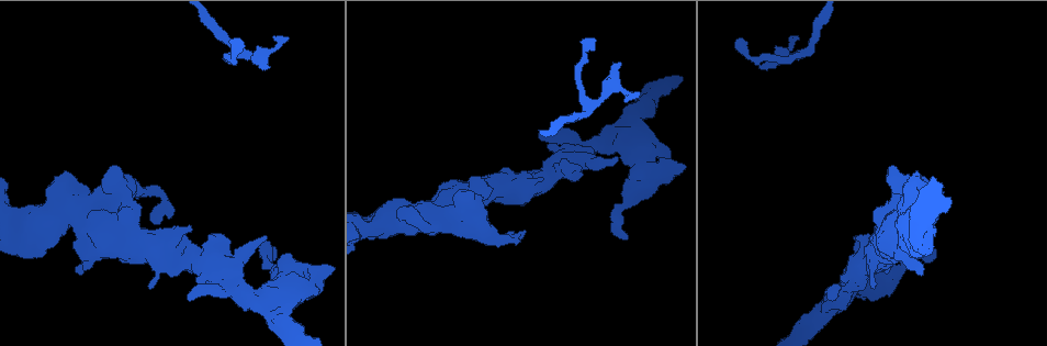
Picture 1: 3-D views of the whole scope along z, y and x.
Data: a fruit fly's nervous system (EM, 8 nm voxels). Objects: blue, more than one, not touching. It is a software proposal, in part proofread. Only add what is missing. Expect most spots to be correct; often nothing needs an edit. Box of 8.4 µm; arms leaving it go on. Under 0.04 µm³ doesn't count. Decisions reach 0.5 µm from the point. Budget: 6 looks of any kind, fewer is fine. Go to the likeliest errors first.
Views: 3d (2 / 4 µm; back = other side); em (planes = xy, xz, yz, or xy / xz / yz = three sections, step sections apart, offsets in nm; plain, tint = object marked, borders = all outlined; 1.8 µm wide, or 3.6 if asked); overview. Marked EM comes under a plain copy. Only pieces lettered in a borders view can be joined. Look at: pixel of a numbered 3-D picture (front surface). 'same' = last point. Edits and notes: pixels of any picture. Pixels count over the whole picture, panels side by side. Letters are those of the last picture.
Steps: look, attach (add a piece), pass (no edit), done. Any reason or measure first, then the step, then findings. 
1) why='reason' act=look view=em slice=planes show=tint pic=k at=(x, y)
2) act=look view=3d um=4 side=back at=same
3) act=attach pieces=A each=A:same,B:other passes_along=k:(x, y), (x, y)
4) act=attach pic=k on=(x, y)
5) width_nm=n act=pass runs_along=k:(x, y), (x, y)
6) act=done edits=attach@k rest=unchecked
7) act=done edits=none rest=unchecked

why='an open end' act=look view=em slice=xy step=4 show=borders pic=1 at=(267, 66)

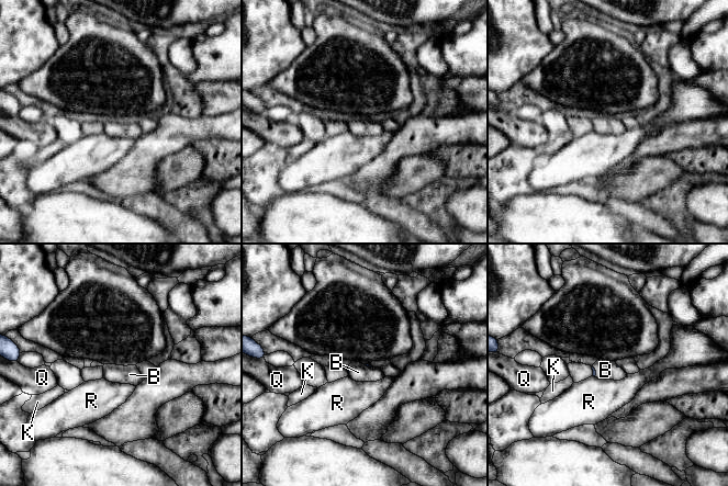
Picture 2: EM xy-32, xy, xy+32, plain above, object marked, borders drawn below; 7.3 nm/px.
why='cut it another way' act=look view=em slice=planes show=borders at=same

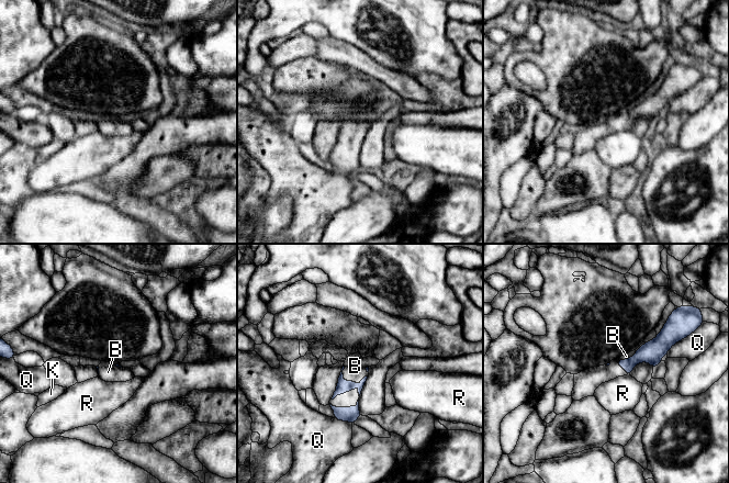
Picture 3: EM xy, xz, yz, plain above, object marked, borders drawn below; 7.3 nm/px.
longest_contact=B:320nm act=attach pic=3 on=(355, 366) each=B:same,K:other,Q:other,R:other found='it goes on there'

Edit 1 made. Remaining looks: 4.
why='an open end' act=look view=em slice=planes show=borders pic=1 at=(626, 234)

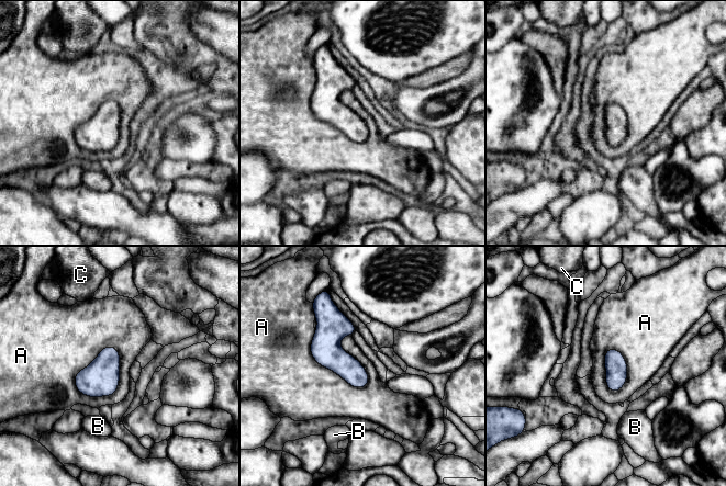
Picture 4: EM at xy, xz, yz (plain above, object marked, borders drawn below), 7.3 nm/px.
act=pass each=A:other,B:other,C:other runs_along=4:(328, 313), (328, 349), (359, 385) found='no lettered piece goes on from it'

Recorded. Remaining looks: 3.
why='sharp bend' act=look view=3d um=4 pic=1 at=(221, 280)

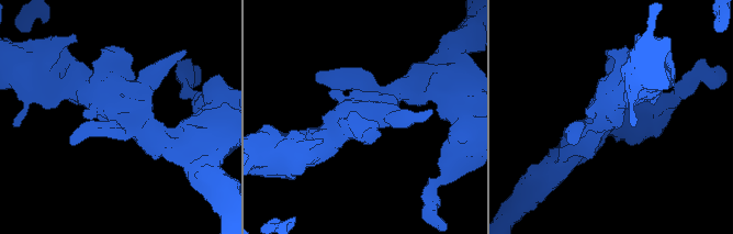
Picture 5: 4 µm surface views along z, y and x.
act=look view=em um=3.6 slice=planes show=borders pic=5 at=(122, 116)

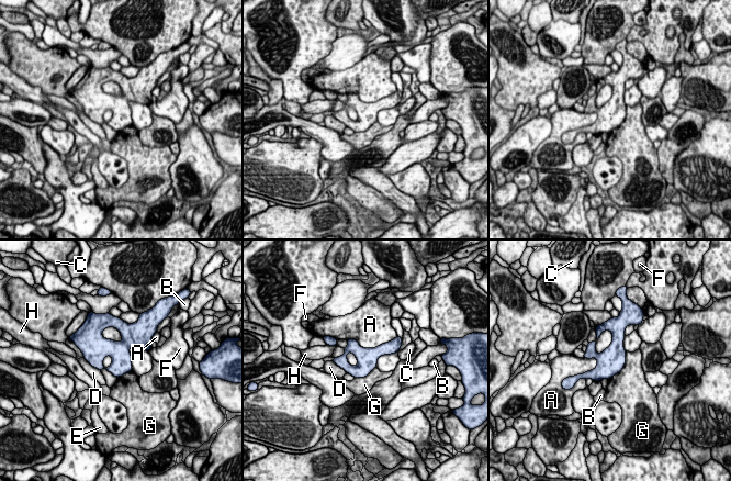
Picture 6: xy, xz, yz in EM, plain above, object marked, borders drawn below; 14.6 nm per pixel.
width_nm=300 act=pass each=A:other,B:other,C:other,D:other,E:other,F:other,G:other,H:other border=6:(627, 351), (625, 366), (608, 379) found='none of them fits'

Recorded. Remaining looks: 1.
act=done edits=attach@3 rest=unchecked

